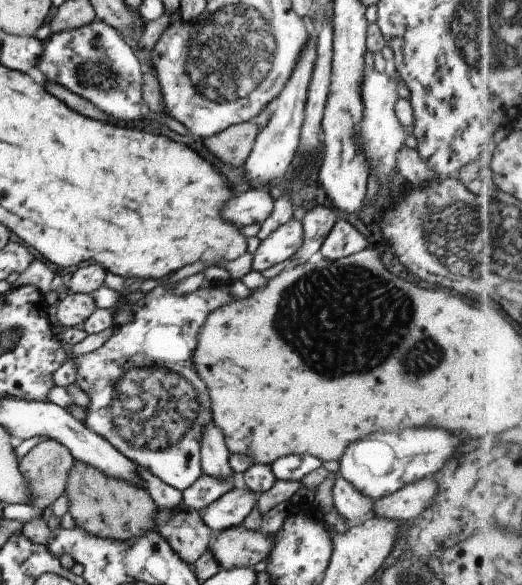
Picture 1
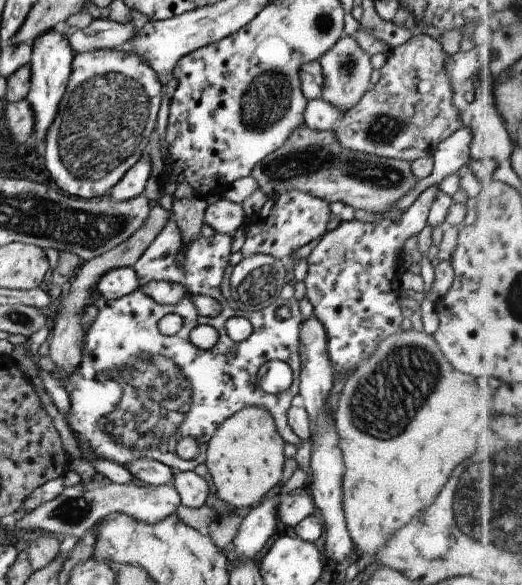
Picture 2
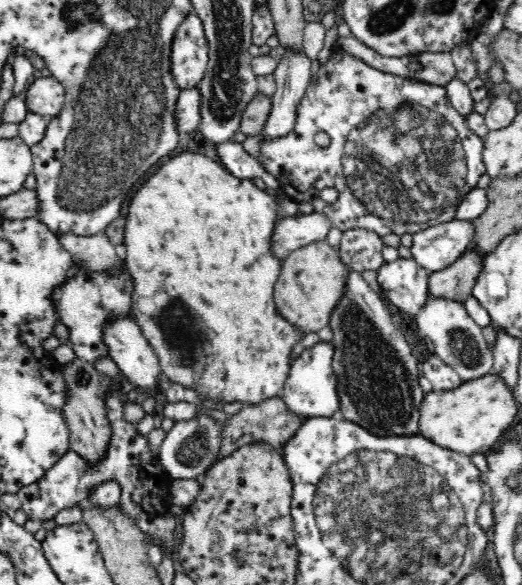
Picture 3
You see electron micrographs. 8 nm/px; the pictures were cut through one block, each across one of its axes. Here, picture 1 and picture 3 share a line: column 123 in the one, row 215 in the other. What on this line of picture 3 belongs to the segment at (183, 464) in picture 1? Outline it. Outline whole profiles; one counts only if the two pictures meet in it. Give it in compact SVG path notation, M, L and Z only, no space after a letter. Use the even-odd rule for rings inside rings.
M334 44L331 48L331 55L325 62L319 64L316 74L311 78L307 86L305 95L301 98L300 104L298 104L294 128L288 131L286 136L279 136L275 139L262 137L258 142L258 154L255 159L268 174L272 174L276 178L281 192L286 197L293 199L297 203L306 202L306 204L310 204L313 212L326 216L332 227L338 228L342 232L361 228L362 230L375 232L382 238L390 234L395 234L396 236L402 236L403 234L414 235L437 223L450 222L456 219L456 204L477 186L480 176L486 174L482 150L484 150L484 141L473 134L467 125L466 119L449 103L445 87L432 86L390 73L384 74L366 64L364 60L352 55L346 49ZM319 130L324 130L331 138L331 143L325 148L314 143L314 134ZM324 188L336 188L338 190L336 202L330 205L320 199L320 192Z

